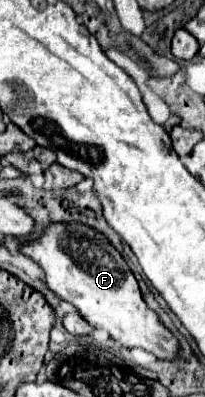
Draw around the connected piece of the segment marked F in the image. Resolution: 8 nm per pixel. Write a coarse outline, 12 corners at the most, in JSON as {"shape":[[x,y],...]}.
{"shape":[[50,223],[20,253],[120,345],[158,359],[178,339],[94,227]]}

